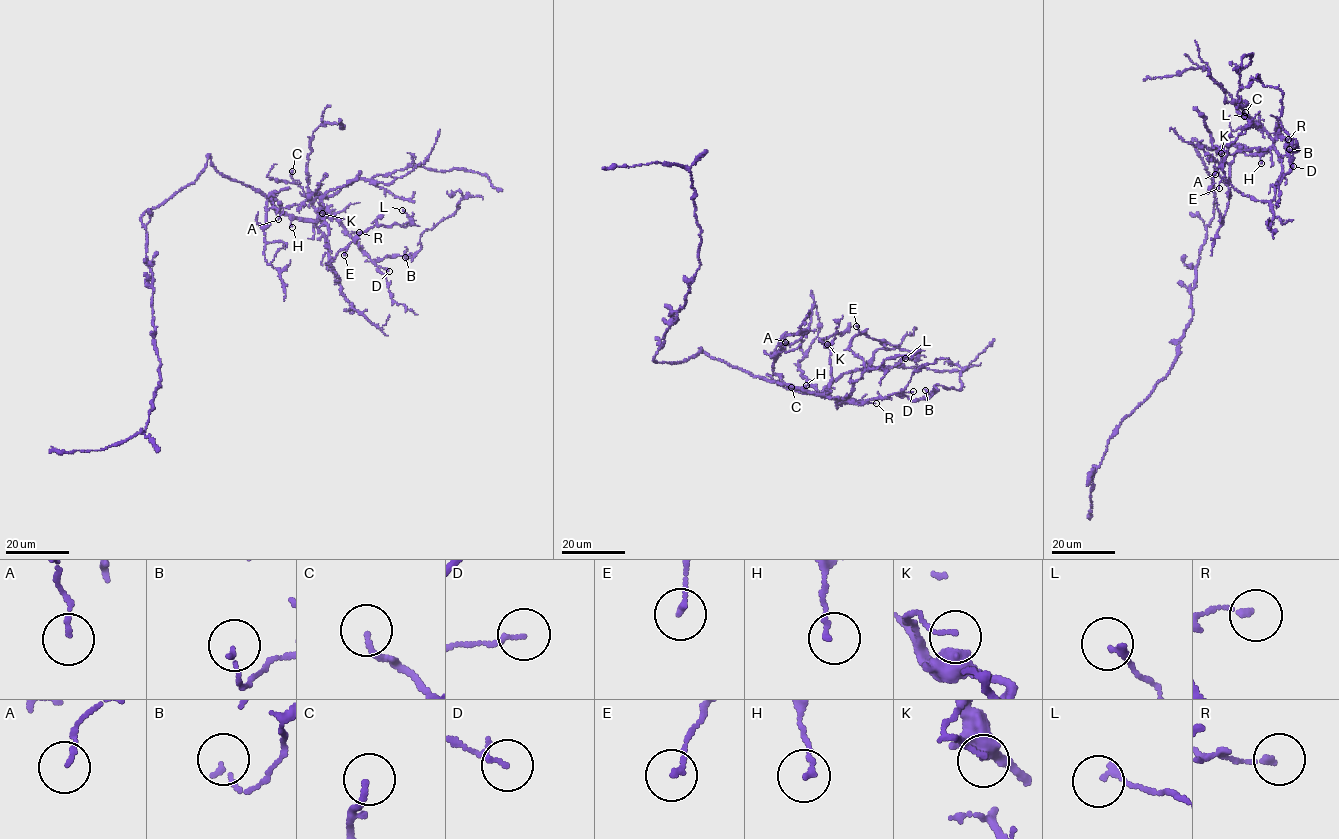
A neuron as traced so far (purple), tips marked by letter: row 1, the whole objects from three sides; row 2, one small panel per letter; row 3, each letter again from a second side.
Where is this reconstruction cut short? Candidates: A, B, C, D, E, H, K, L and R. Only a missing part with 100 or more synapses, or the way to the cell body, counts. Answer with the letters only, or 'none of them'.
none of them

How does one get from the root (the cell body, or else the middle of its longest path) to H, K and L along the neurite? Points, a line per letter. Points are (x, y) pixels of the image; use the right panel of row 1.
H: (1212, 183), (1193, 145), (1194, 140), (1213, 149), (1231, 144), (1244, 146), (1253, 154), (1259, 154), (1261, 163)
K: (1212, 183), (1194, 140), (1213, 149), (1237, 144), (1254, 154), (1270, 147), (1232, 154), (1220, 149), (1221, 153)
L: (1212, 183), (1194, 140), (1271, 146), (1283, 171), (1274, 198), (1241, 194), (1225, 176), (1244, 116)

